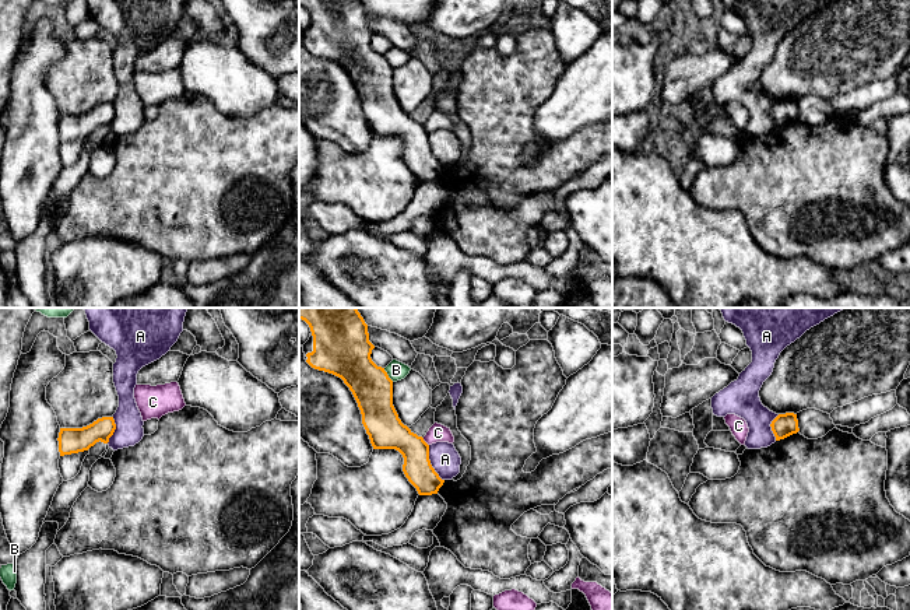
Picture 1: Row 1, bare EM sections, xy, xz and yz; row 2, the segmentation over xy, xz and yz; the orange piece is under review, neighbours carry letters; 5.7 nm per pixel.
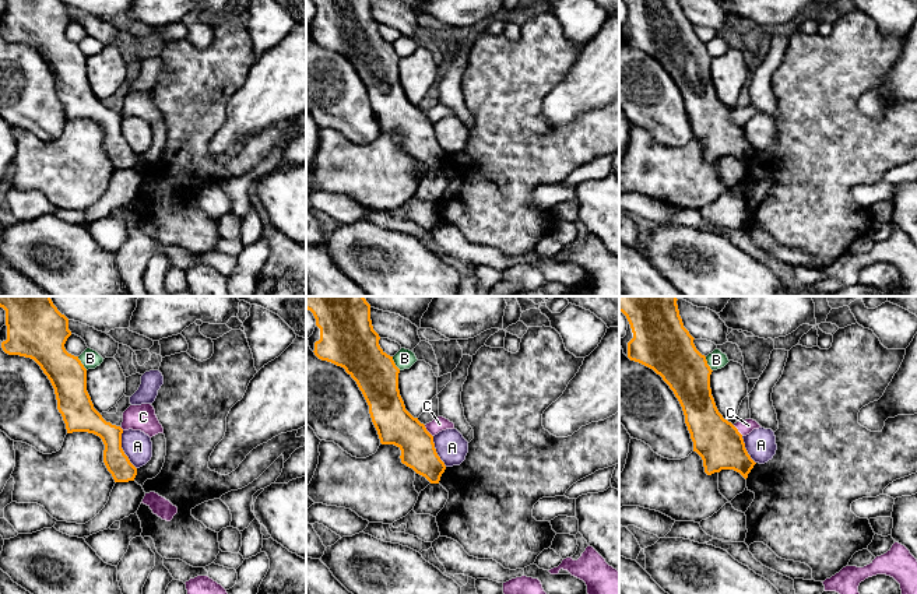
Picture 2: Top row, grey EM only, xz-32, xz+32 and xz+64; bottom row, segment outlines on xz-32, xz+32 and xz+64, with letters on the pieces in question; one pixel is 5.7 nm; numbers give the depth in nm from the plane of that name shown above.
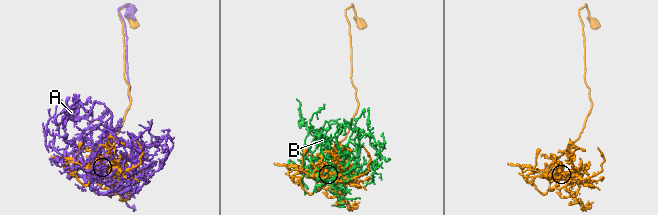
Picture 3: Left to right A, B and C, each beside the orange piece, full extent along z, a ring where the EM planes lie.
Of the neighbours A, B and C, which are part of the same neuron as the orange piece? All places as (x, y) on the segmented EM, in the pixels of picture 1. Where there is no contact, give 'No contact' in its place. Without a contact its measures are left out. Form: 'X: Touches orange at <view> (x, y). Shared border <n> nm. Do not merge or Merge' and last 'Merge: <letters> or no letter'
A: Touches orange at xz (429, 463). Shared border 220 nm. Do not merge
B: Touches orange at xz (387, 375). Shared border 100 nm. Do not merge
C: Touches orange at xz (425, 442). Shared border 60 nm. Do not merge
Merge: no letter

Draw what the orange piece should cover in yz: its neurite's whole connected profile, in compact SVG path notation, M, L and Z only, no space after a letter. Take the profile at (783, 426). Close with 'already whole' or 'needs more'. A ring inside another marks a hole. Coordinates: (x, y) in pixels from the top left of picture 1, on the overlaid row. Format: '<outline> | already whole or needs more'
M786 413L779 414L770 424L776 441L784 439L800 431L797 414Z | already whole

